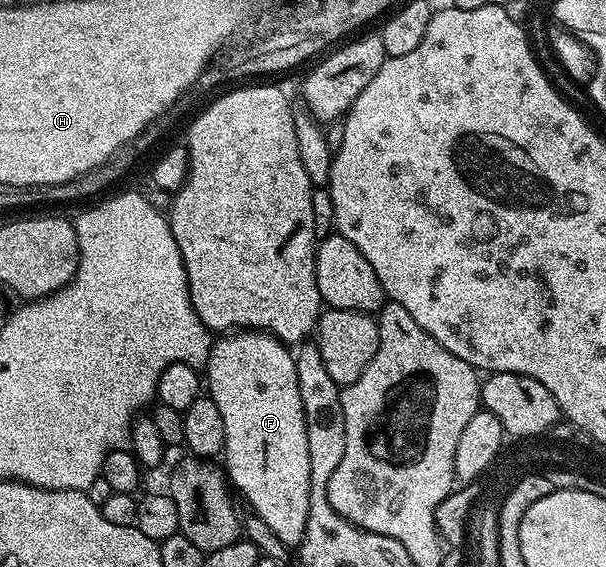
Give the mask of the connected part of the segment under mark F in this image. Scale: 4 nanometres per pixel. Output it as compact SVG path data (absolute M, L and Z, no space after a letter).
M237 329L214 342L209 363L203 369L208 398L219 405L225 426L223 467L228 482L239 495L241 490L242 497L253 506L252 514L258 515L290 549L305 538L311 493L307 425L293 356L286 344L266 331Z

